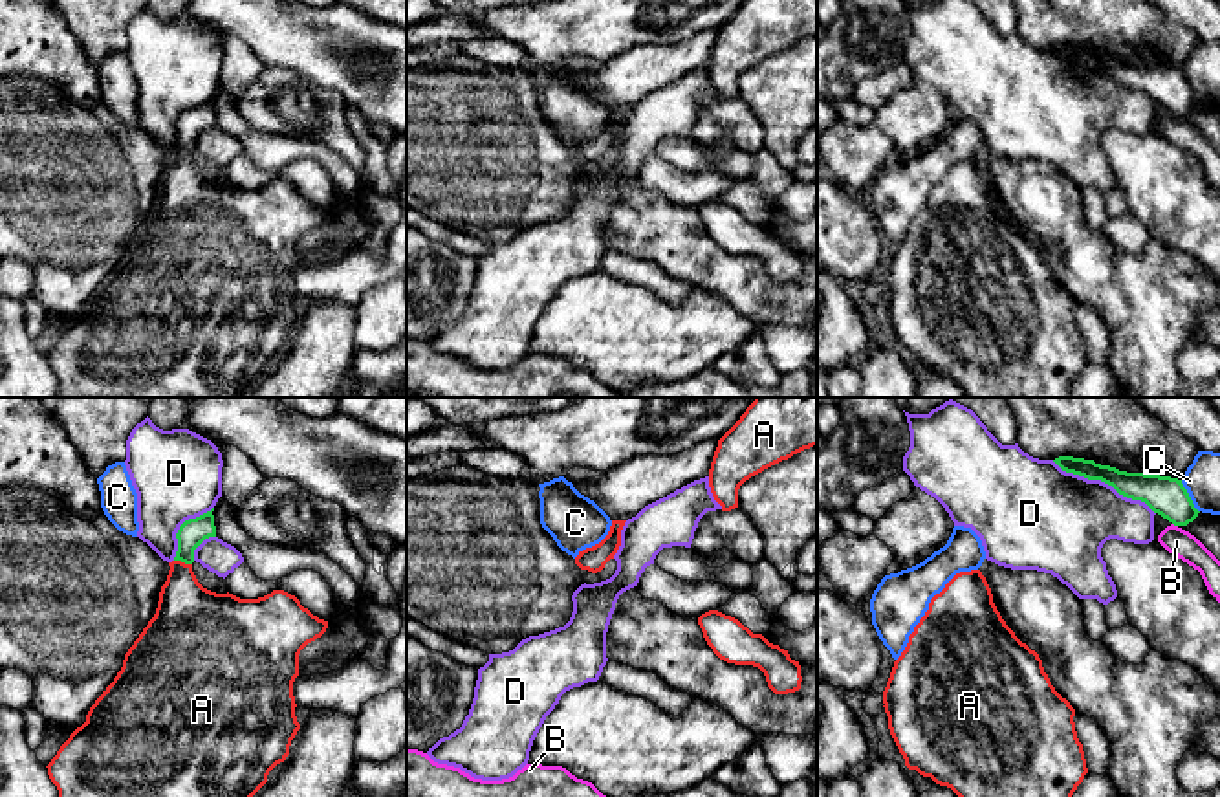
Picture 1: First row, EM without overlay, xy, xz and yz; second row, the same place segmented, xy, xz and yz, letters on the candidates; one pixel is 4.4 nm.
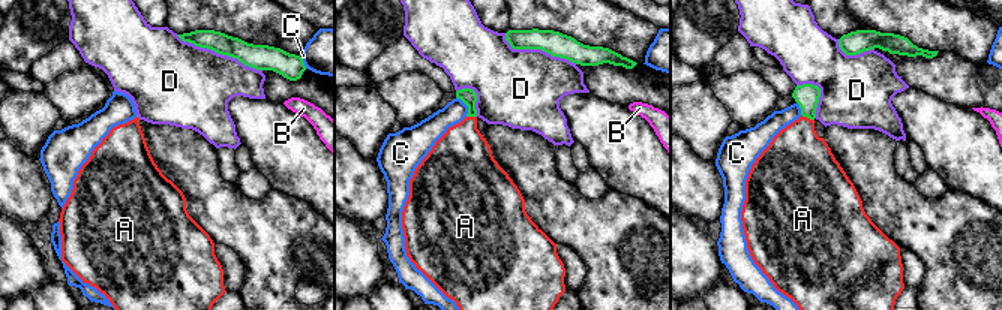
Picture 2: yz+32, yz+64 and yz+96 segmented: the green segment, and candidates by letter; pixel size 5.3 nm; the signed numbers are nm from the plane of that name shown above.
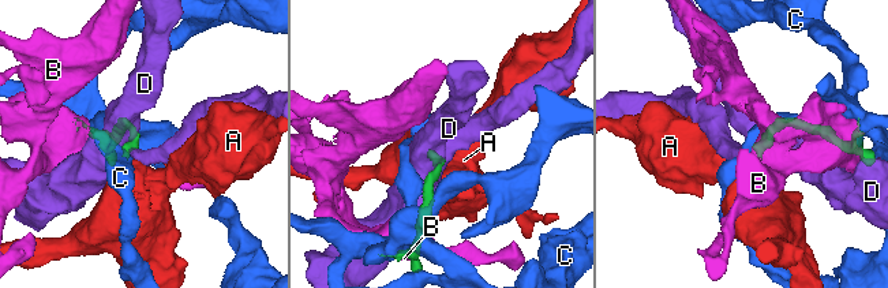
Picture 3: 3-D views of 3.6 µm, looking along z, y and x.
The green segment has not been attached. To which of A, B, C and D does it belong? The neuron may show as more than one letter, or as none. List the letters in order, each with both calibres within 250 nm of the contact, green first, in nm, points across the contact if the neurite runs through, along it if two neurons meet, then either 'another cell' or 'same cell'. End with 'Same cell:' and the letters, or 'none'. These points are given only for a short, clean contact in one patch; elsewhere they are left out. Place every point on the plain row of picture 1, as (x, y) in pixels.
A: calibres 120 and 300 nm; way xy (193, 121), (184, 151), (184, 195), (189, 207); same cell
B: calibres 170 and 120 nm; another cell
C: calibres 170 and 160 nm; another cell
D: calibres 150 and 420 nm; another cell
Same cell: A

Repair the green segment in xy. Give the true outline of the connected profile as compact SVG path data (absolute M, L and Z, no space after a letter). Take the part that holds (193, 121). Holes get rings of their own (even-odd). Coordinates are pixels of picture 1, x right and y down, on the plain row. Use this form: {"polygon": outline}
{"polygon": "M214 97L196 108L185 110L180 115L176 123L178 141L174 150L169 152L170 159L165 174L161 176L154 207L125 244L123 257L114 271L90 297L86 311L70 324L46 355L51 372L59 379L60 398L242 398L267 372L269 361L289 344L291 330L300 319L295 306L297 293L293 286L293 271L299 266L299 244L308 233L326 222L328 211L313 205L295 185L284 180L273 180L258 189L240 189L229 181L216 183L203 178L192 161L192 152L194 139L205 128L216 126L212 101Z"}

